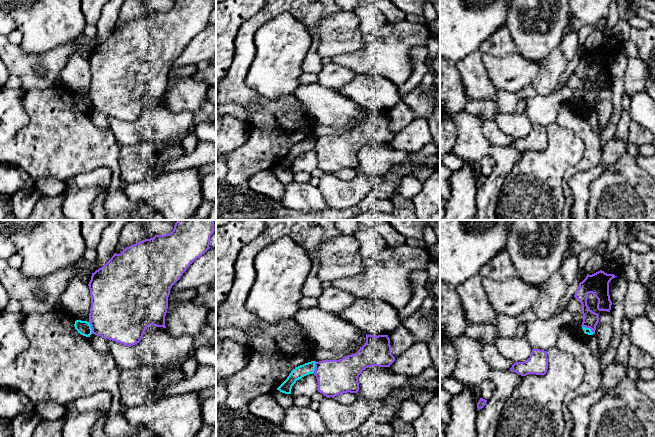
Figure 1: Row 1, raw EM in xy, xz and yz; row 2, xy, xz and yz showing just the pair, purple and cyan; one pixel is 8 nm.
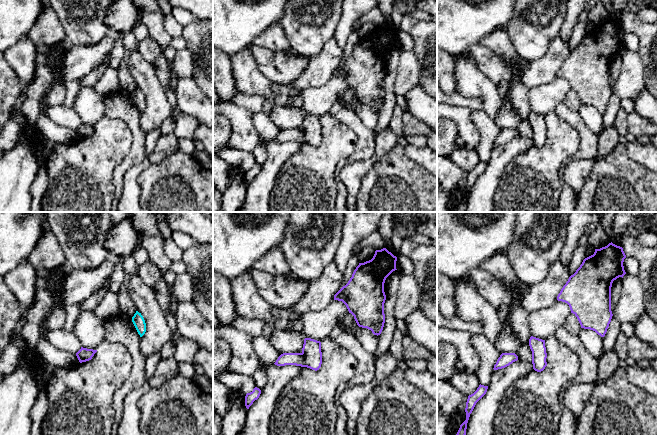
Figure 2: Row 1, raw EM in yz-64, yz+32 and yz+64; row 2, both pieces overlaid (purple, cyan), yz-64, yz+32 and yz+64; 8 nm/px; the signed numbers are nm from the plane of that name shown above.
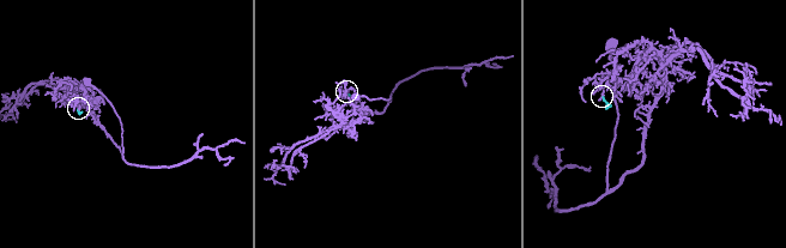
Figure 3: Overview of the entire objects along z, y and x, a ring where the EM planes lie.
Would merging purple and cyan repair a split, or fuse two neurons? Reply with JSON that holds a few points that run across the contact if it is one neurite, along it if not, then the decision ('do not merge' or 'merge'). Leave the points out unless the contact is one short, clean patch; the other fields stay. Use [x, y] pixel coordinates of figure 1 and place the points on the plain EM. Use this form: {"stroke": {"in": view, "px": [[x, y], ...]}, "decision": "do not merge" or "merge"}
{"stroke": {"in": "yz", "px": [[582, 101], [594, 109]]}, "decision": "do not merge"}

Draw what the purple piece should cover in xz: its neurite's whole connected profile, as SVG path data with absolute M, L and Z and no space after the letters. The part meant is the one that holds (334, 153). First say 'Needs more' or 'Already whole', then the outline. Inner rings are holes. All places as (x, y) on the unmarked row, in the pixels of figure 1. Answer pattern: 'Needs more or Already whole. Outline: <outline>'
Already whole. Outline: M367 111L366 119L360 123L357 129L348 131L339 136L323 136L315 139L314 151L318 157L318 168L326 173L332 173L343 169L357 169L359 167L358 153L368 143L390 143L395 137L391 130L391 121L388 111Z

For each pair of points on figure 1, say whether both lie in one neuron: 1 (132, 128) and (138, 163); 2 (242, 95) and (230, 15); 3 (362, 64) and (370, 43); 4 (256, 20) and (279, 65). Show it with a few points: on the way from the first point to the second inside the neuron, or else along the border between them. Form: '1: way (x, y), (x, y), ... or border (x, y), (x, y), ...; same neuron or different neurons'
1: border (156, 144), (150, 141), (142, 141), (120, 146); different neurons
2: border (243, 22), (235, 38), (234, 58), (229, 67); different neurons
3: way (367, 59), (370, 56), (370, 48); same neuron
4: border (280, 13), (258, 29), (254, 37), (255, 49); different neurons

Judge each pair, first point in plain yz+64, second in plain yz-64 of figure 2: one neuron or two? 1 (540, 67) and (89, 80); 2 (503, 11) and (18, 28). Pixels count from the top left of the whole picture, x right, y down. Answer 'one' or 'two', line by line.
1: one
2: one

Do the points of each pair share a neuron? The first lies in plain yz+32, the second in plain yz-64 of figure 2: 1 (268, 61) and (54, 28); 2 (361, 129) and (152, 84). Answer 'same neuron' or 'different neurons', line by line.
1: different neurons
2: different neurons

